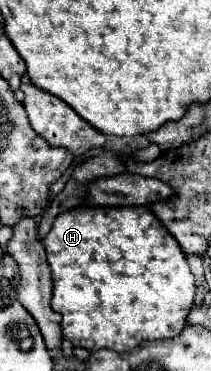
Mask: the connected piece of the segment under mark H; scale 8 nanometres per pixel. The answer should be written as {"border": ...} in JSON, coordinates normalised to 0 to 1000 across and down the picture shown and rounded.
{"border":[[[355,558],[327,563],[308,574],[289,574],[242,623],[213,633],[204,644],[213,677],[223,677],[223,698],[251,730],[251,806],[242,806],[242,827],[299,849],[289,865],[289,887],[299,887],[299,908],[336,919],[336,930],[355,935],[403,935],[422,946],[460,946],[460,941],[526,941],[526,946],[611,946],[630,935],[649,935],[678,919],[735,919],[735,914],[820,914],[829,903],[858,898],[858,887],[886,871],[886,849],[915,827],[915,806],[924,806],[924,752],[915,736],[896,730],[877,682],[858,677],[848,655],[829,650],[829,639],[754,601],[754,590],[735,585],[735,574],[716,574],[706,558]]]}

